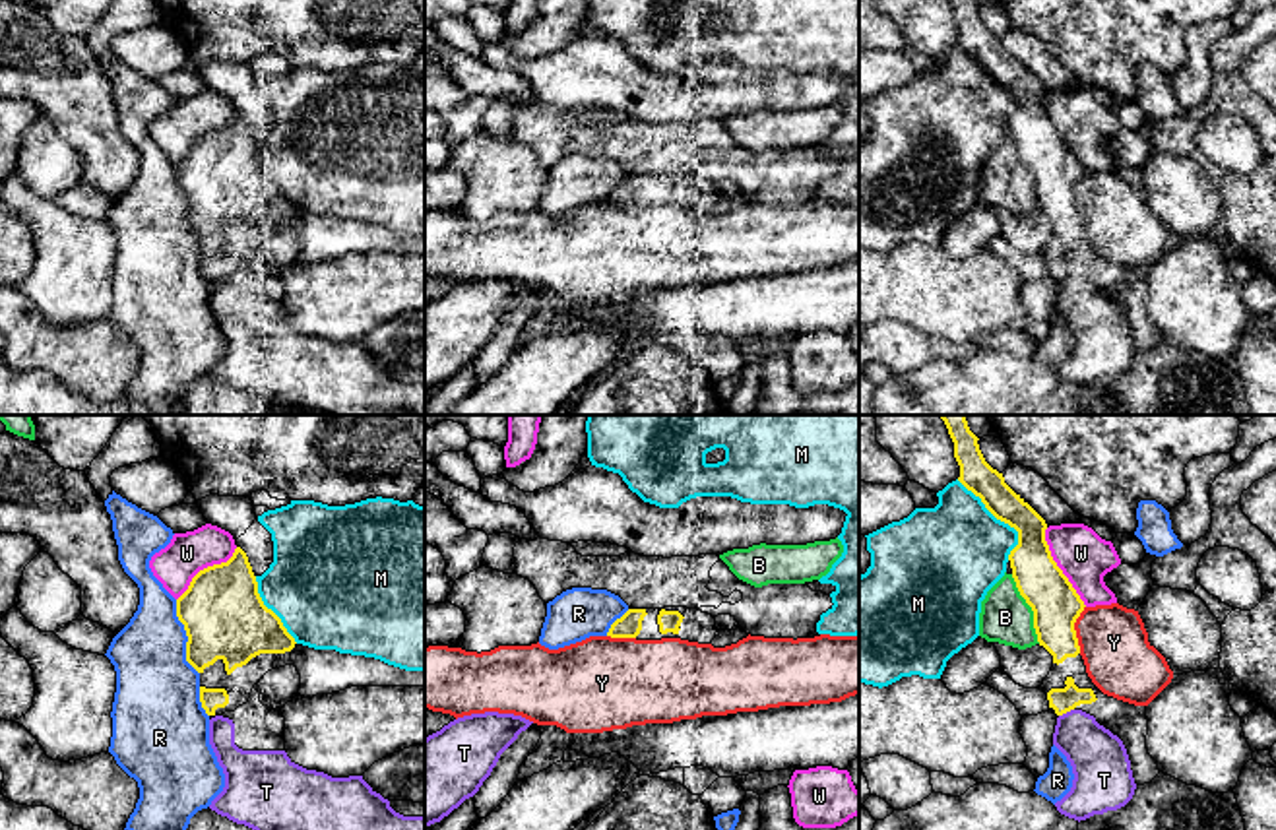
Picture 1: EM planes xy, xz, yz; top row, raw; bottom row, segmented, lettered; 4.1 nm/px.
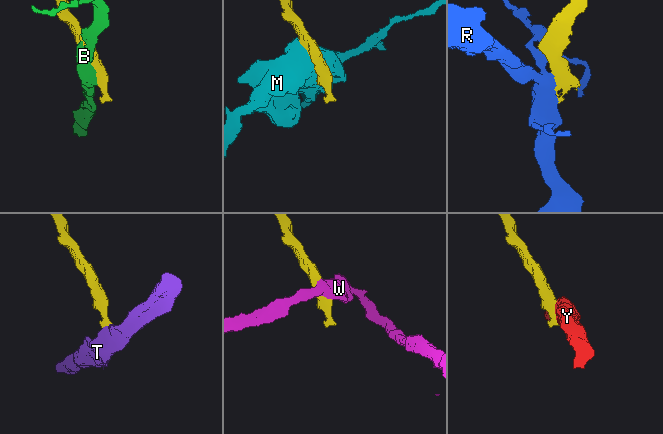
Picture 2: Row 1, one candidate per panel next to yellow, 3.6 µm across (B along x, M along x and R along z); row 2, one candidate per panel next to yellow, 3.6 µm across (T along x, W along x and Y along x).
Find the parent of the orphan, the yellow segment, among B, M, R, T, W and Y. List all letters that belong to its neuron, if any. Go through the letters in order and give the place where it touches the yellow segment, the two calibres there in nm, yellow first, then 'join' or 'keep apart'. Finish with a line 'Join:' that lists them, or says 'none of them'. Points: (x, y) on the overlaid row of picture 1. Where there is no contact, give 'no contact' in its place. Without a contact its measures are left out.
B: yz (1032, 609) | 200/220 nm | keep apart
M: yz (999, 518) | 180/420 nm | keep apart
R: xy (187, 635) | 340/320 nm | keep apart
T: yz (1065, 712) | 100/240 nm | keep apart
W: yz (1057, 567) | 200/220 nm | keep apart
Y: yz (1073, 629) | 200/280 nm | keep apart
Join: none of them

